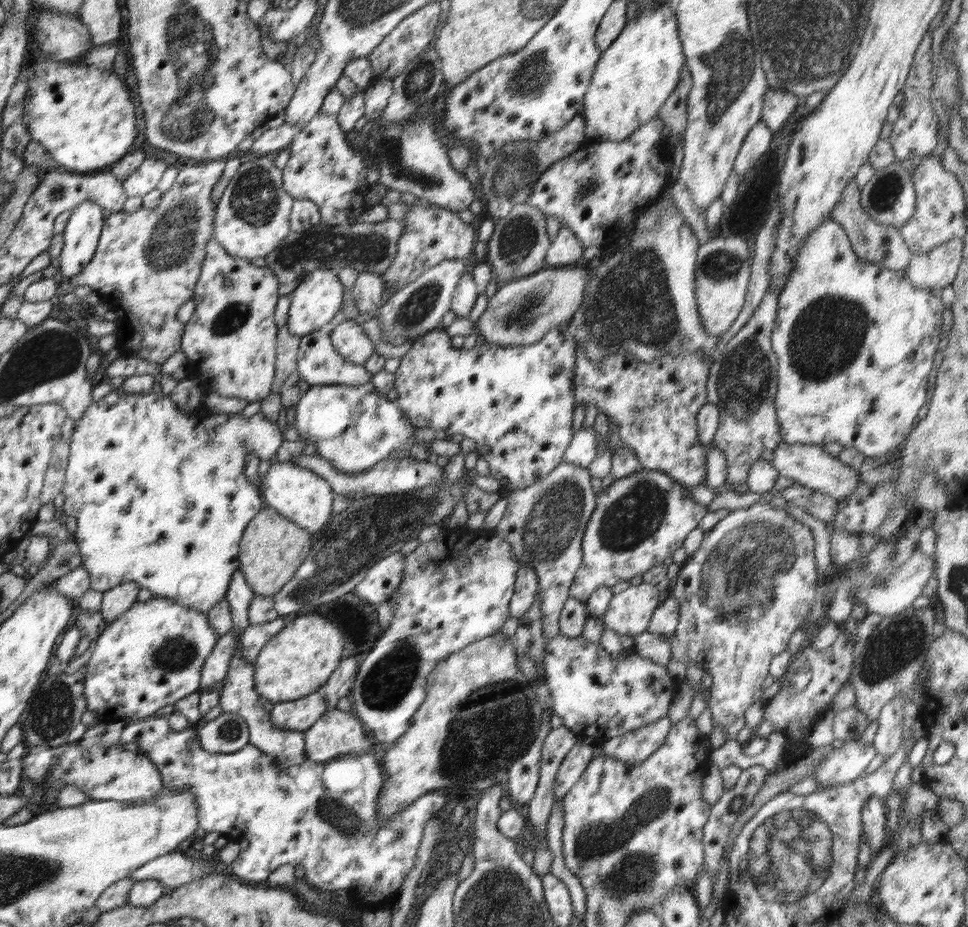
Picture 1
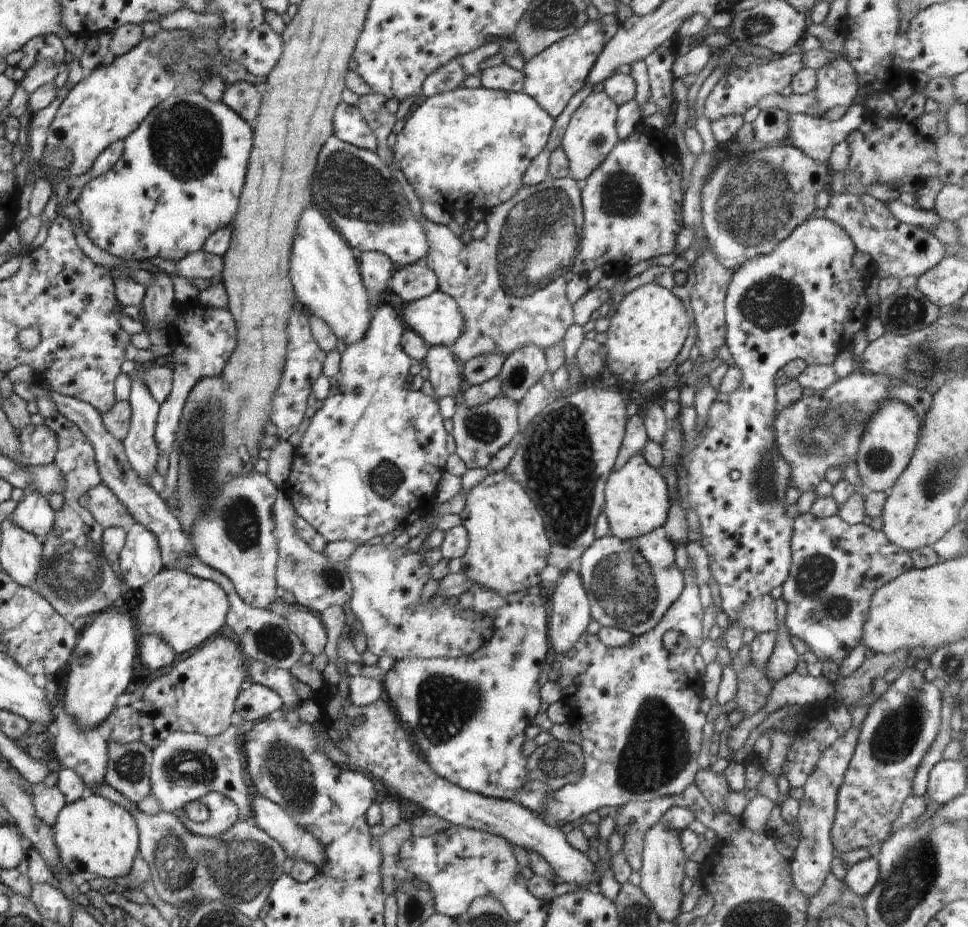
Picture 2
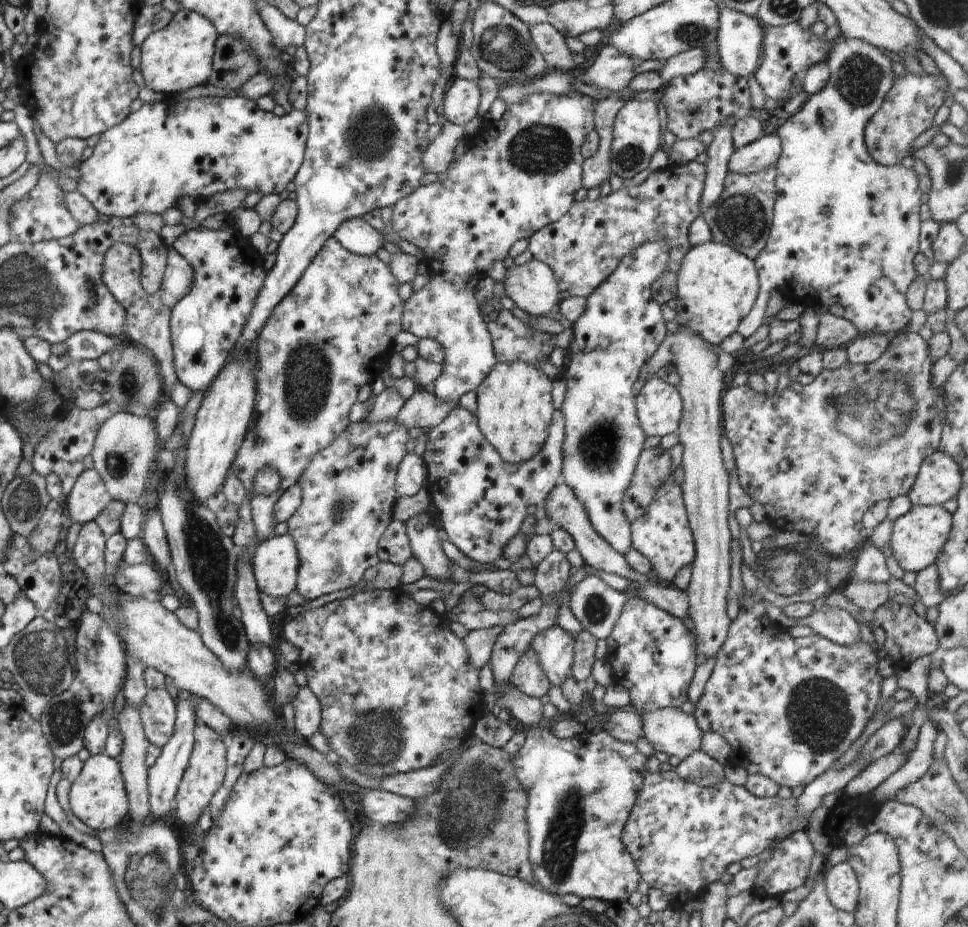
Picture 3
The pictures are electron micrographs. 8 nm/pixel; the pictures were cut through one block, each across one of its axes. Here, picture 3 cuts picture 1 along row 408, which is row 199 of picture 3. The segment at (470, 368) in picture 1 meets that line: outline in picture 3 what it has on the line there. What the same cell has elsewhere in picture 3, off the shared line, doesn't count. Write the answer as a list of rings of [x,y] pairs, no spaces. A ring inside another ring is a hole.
[[[568,91],[561,95],[553,95],[550,93],[533,92],[526,95],[521,101],[508,105],[502,117],[489,125],[488,131],[485,133],[485,142],[482,146],[474,146],[471,150],[467,150],[458,161],[452,161],[448,170],[438,175],[438,180],[428,186],[420,185],[411,195],[404,196],[403,199],[395,202],[392,211],[392,223],[390,230],[400,236],[401,240],[412,242],[416,248],[420,248],[425,254],[426,264],[434,266],[434,276],[431,276],[430,281],[418,292],[411,294],[409,299],[403,303],[404,312],[401,318],[401,328],[419,336],[434,339],[439,342],[445,350],[445,357],[442,362],[442,372],[434,381],[433,394],[436,398],[444,402],[458,404],[459,398],[468,391],[475,391],[488,373],[495,367],[499,361],[493,351],[493,344],[490,333],[487,329],[487,324],[482,320],[481,310],[475,301],[474,294],[477,282],[487,276],[487,270],[492,266],[492,263],[503,261],[507,256],[510,247],[520,239],[529,239],[536,231],[544,228],[546,225],[552,224],[560,220],[575,201],[574,194],[581,188],[583,175],[583,162],[585,158],[581,153],[581,146],[586,140],[586,135],[595,128],[594,108],[595,102],[587,95],[582,95],[575,91]]]

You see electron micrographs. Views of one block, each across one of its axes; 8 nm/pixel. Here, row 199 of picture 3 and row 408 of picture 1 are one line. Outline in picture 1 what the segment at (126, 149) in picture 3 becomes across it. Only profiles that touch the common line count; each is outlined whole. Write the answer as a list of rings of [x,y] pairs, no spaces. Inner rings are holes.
[[[122,389],[111,391],[97,402],[92,401],[88,409],[82,413],[82,417],[75,422],[74,431],[70,436],[69,459],[65,470],[64,486],[61,490],[64,494],[62,515],[75,516],[78,521],[78,529],[74,536],[80,550],[81,564],[90,575],[90,589],[104,594],[112,588],[120,587],[120,584],[137,583],[141,589],[151,591],[154,596],[172,600],[181,606],[207,615],[226,598],[232,576],[240,567],[239,543],[244,530],[254,516],[265,507],[260,498],[259,488],[250,484],[243,474],[245,461],[249,459],[250,454],[258,456],[259,460],[271,459],[282,446],[282,442],[284,442],[284,436],[278,427],[278,421],[272,422],[266,419],[260,411],[250,418],[245,418],[240,413],[217,414],[203,408],[184,412],[178,409],[168,395],[153,391],[149,395],[142,392],[131,394]]]

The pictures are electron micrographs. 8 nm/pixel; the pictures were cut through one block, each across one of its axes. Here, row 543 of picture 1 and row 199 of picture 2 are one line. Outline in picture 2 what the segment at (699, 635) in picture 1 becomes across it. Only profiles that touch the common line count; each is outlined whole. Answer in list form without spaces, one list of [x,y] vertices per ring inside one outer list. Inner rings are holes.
[[[768,146],[767,148],[761,148],[752,152],[743,152],[740,156],[732,156],[729,153],[723,153],[723,158],[719,164],[716,164],[716,168],[712,170],[710,178],[706,180],[706,184],[702,186],[702,194],[700,194],[700,206],[702,208],[702,227],[704,234],[706,235],[707,243],[711,247],[711,250],[716,254],[717,260],[725,267],[731,270],[736,270],[741,266],[741,262],[751,260],[759,255],[766,255],[773,252],[777,244],[792,235],[792,232],[800,225],[803,224],[808,216],[815,210],[814,199],[820,190],[829,189],[831,183],[831,176],[828,174],[829,164],[822,164],[822,162],[816,162],[812,160],[808,154],[804,154],[802,150],[795,148],[794,146]]]

